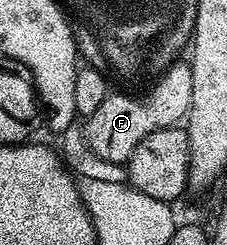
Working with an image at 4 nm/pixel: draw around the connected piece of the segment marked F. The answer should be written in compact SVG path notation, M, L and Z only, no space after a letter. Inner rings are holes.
M177 62L166 69L156 80L157 84L145 96L127 96L124 92L113 91L83 121L84 136L88 139L88 148L100 160L108 164L127 165L134 150L154 130L175 128L187 117L192 108L192 70L187 63Z

